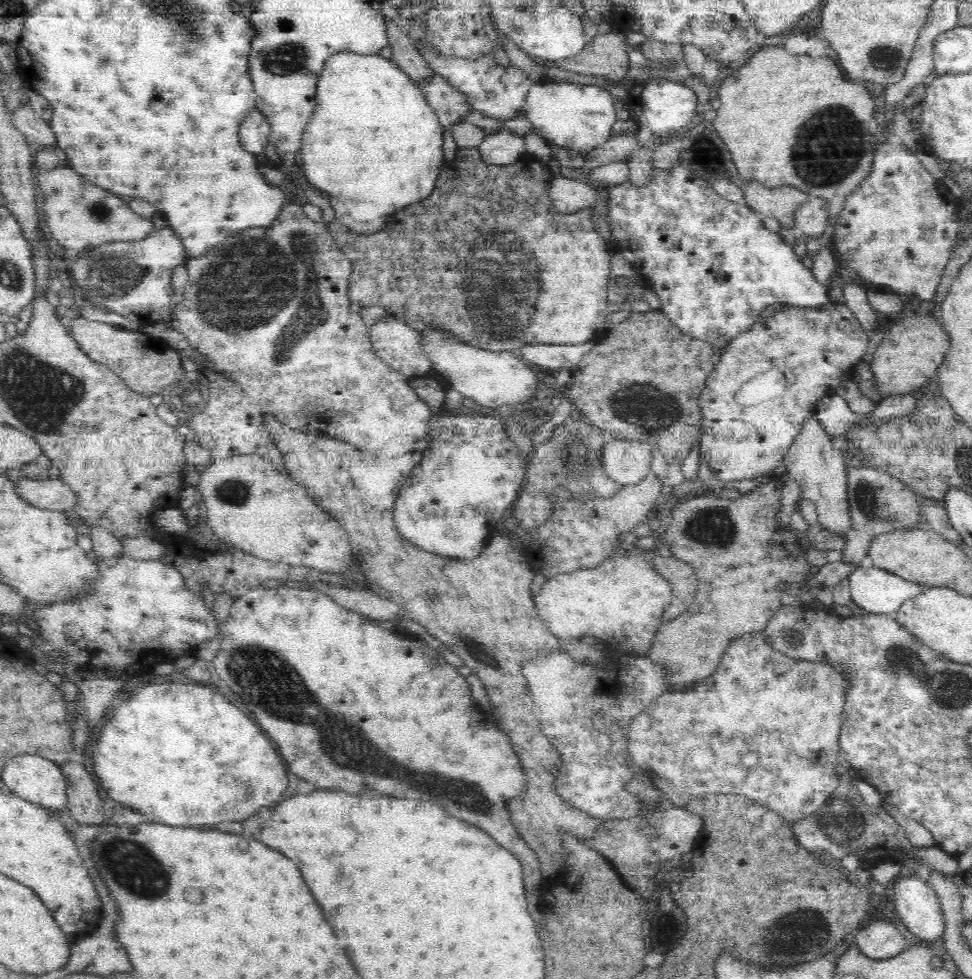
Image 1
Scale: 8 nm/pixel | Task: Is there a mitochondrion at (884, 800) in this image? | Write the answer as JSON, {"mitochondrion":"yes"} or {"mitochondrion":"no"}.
{"mitochondrion":"no"}

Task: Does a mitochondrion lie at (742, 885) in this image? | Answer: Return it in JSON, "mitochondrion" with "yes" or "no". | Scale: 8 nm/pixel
{"mitochondrion":"no"}

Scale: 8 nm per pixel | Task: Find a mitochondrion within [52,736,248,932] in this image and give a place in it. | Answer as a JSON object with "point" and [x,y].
{"point":[129,863]}

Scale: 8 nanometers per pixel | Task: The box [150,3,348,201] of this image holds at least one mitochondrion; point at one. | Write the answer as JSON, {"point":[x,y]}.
{"point":[284,61]}

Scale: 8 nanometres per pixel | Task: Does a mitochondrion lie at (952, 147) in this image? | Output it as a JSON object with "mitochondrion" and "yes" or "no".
{"mitochondrion":"no"}

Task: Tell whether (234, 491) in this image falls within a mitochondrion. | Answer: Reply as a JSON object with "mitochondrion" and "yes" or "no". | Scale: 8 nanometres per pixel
{"mitochondrion":"yes"}

